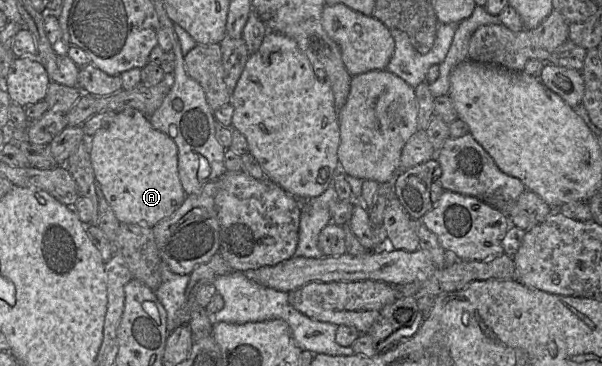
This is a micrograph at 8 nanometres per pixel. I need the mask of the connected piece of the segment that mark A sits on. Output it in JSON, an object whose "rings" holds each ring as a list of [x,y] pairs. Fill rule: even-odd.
{"rings":[[[134,108],[117,113],[113,122],[91,137],[90,160],[96,182],[120,223],[153,227],[171,216],[187,194],[178,169],[178,147]]]}

